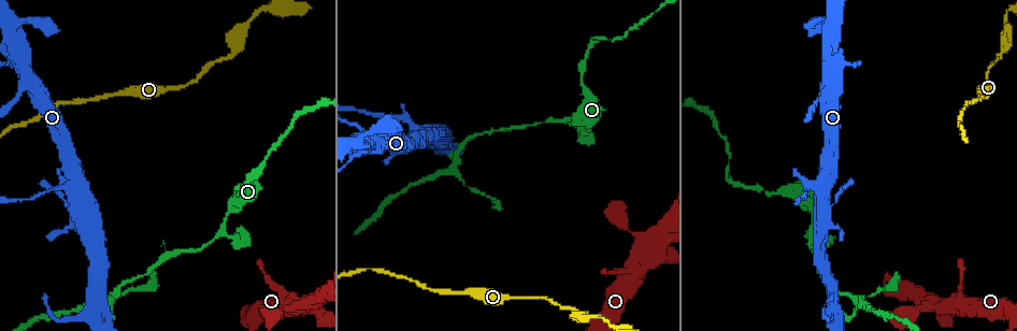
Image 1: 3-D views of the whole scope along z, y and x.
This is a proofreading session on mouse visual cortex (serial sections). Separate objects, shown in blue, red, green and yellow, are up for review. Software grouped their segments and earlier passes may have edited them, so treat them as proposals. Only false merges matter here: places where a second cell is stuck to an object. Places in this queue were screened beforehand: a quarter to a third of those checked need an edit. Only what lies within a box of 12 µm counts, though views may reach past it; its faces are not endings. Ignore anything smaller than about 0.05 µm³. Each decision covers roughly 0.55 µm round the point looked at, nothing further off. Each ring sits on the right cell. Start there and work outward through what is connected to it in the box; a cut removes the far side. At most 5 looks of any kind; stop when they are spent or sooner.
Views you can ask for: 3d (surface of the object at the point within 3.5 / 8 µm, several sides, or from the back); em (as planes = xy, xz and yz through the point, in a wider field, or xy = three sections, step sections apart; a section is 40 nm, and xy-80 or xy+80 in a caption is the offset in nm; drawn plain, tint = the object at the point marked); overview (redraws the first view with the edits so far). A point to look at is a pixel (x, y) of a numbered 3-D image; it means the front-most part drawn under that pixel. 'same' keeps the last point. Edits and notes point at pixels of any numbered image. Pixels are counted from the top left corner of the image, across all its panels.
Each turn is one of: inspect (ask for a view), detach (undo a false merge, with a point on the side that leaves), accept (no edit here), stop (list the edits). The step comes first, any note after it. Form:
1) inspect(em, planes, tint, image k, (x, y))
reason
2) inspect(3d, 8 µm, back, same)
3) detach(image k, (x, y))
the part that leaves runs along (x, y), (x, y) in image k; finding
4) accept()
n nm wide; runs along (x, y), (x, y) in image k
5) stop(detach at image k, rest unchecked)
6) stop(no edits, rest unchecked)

inspect(3d, 8 µm, image 1, (811, 231))

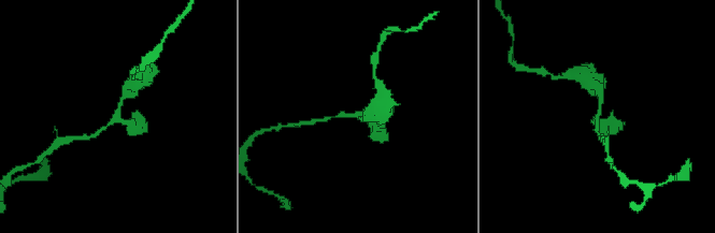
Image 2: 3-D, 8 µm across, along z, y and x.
inspect(3d, 3.5 µm, image 2, (357, 115))
closer look

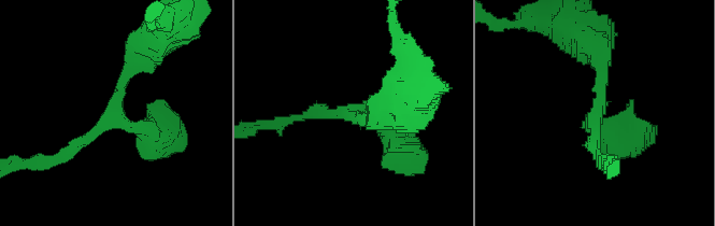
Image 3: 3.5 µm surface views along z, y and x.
inspect(em, planes, tint, image 3, (353, 113))

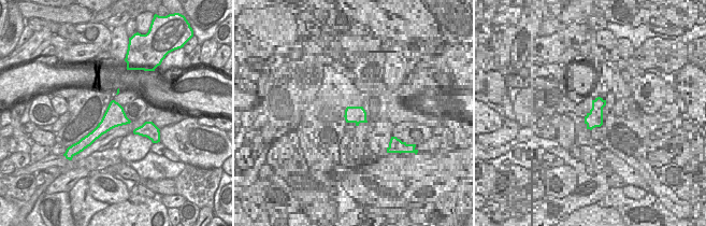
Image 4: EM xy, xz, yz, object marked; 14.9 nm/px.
accept()
320 nm wide; runs along (142, 51), (112, 114), (56, 160) in image 3; one cell here

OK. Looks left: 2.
inspect(3d, 3.5 µm, image 1, (109, 300))
a fork

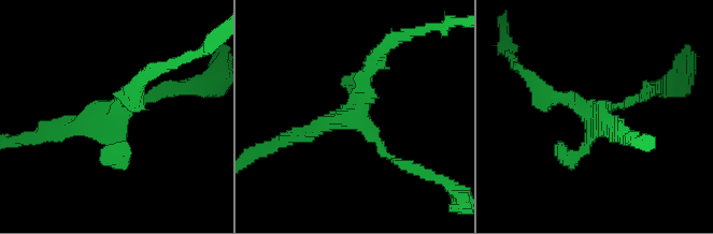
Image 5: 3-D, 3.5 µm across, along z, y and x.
inspect(em, planes, tint, image 5, (353, 113))

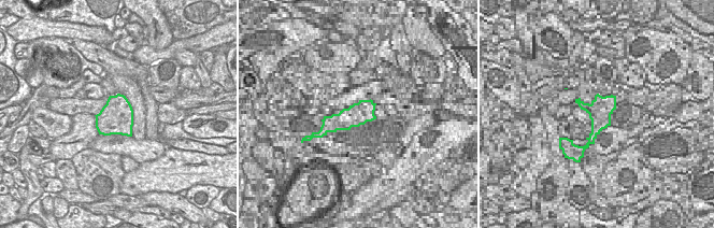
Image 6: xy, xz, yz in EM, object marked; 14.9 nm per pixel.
accept()
one cell here

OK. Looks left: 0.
stop(no edits, rest unchecked)

